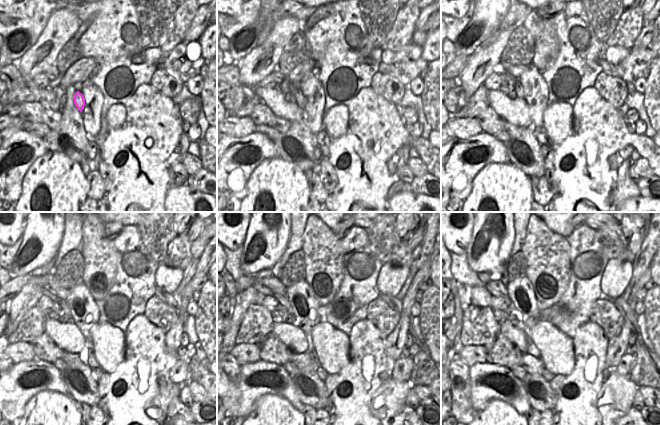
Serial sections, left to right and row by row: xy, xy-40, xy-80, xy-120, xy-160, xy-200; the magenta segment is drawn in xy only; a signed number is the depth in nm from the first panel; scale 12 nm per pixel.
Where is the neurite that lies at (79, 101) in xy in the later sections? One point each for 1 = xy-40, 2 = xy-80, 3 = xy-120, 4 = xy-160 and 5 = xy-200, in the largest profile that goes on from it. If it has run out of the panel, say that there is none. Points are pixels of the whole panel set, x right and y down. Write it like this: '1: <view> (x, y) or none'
1: xy-40 (298, 96)
2: xy-80 (503, 67)
3: xy-120 (50, 288)
4: xy-160 (271, 286)
5: xy-200 (496, 287)

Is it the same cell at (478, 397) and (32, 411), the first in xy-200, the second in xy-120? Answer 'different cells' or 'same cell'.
different cells

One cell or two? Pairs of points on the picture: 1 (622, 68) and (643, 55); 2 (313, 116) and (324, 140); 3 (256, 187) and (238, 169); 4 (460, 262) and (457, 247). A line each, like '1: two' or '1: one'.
1: one
2: two
3: two
4: two

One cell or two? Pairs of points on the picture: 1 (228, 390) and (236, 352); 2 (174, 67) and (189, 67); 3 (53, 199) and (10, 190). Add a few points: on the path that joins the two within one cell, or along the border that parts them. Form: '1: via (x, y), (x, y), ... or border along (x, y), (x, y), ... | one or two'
1: border along (260, 358), (257, 361), (247, 362), (241, 366) | two
2: via (178, 67), (185, 67) | one
3: border along (28, 169), (22, 180), (21, 195), (16, 201) | two

